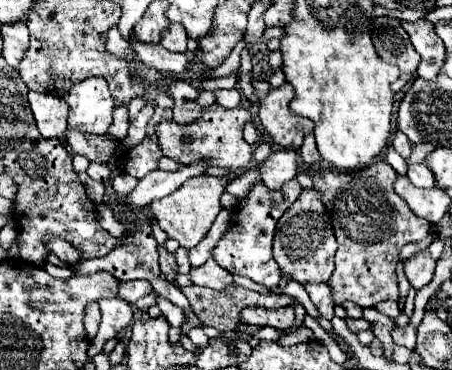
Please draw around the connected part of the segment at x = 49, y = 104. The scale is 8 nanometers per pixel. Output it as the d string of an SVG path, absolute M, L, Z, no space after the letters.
M30 91L28 101L30 101L30 109L34 113L34 119L42 137L46 139L60 137L66 131L68 105L62 97Z

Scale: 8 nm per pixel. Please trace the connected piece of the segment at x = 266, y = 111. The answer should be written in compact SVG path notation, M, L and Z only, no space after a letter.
M280 85L272 89L262 101L260 101L260 123L270 133L274 143L278 143L284 149L298 151L304 135L312 133L314 125L310 119L298 117L290 111L290 101L294 97L292 85Z

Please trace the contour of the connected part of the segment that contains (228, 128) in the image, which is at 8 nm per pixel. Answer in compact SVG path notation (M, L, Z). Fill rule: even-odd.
M210 107L210 117L204 121L196 121L196 125L176 125L174 121L162 121L156 127L160 147L164 149L164 155L184 163L184 165L194 165L206 159L216 159L216 167L224 167L230 173L244 171L250 167L252 161L252 147L244 141L242 137L242 127L244 123L252 121L252 113L246 107L234 107L234 109L224 109L224 107ZM184 137L190 137L190 143L184 145Z

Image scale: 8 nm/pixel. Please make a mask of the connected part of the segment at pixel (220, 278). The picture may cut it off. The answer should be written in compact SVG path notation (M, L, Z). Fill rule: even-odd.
M208 259L202 267L196 267L190 271L190 279L194 285L200 285L200 287L210 287L210 289L226 289L228 285L234 283L232 275L222 269L214 259Z

